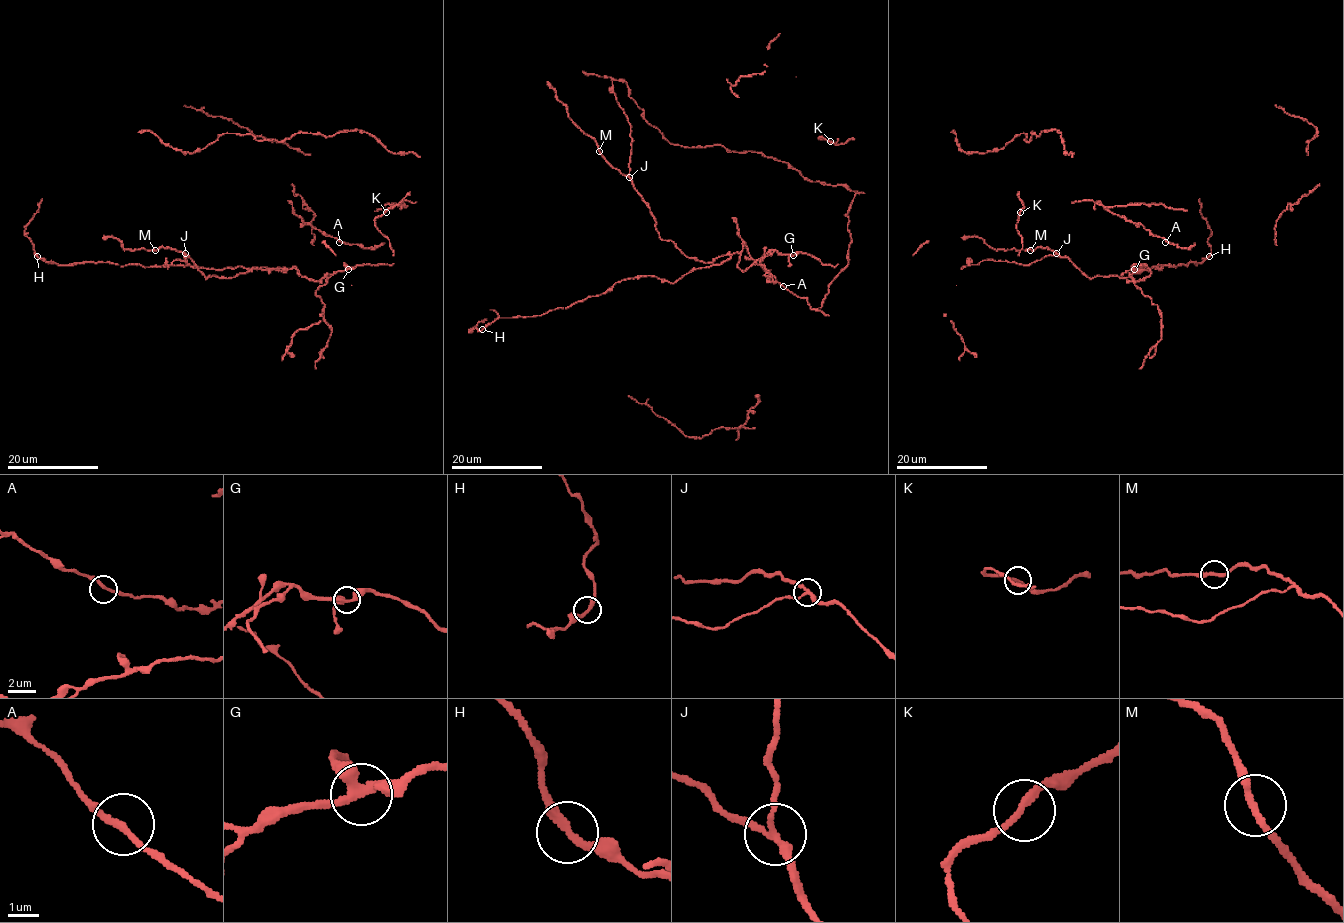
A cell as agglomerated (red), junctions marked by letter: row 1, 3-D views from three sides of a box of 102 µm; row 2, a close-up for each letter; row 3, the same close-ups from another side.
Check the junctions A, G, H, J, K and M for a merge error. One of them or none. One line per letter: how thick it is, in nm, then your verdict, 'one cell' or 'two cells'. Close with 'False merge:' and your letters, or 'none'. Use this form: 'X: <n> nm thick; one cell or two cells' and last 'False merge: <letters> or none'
A: 200 nm thick; one cell
G: 320 nm thick; one cell
H: 240 nm thick; one cell
J: 200 nm thick; two cells
K: 240 nm thick; one cell
M: 240 nm thick; one cell
False merge: J

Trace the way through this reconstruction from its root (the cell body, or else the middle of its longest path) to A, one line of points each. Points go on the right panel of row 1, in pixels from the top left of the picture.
A: (1194, 243), (1189, 247), (1180, 247), (1165, 242)

